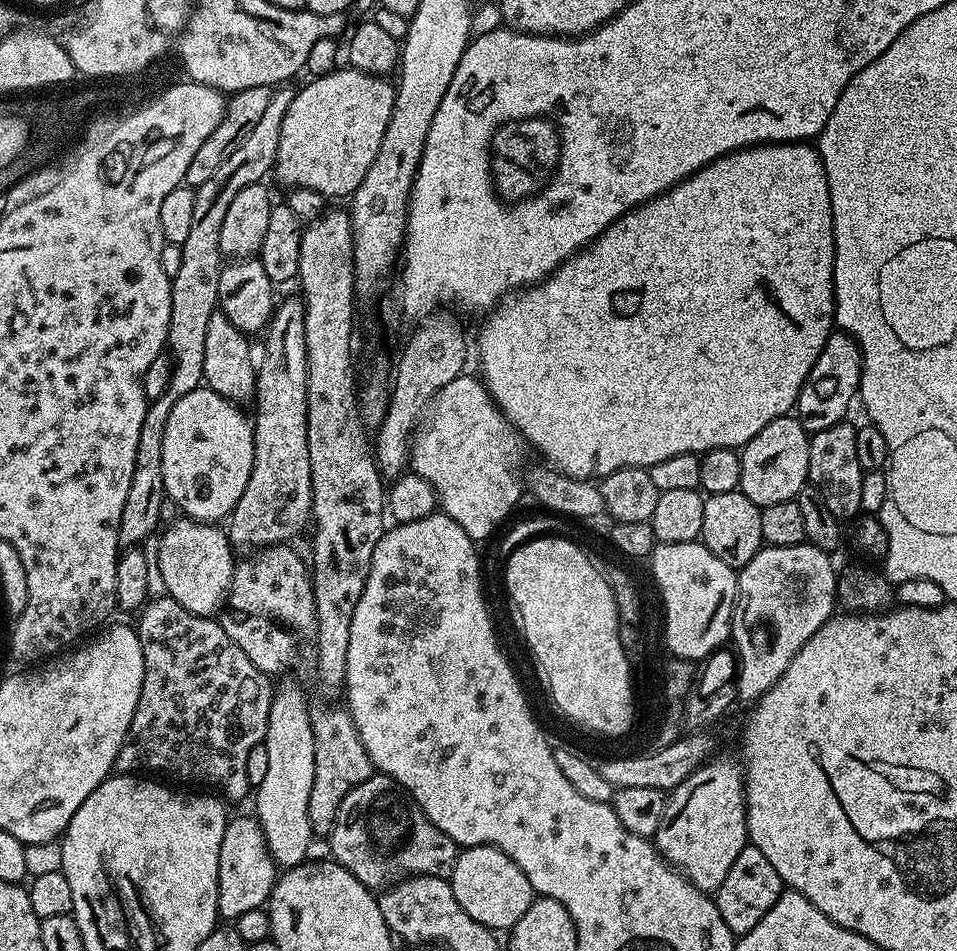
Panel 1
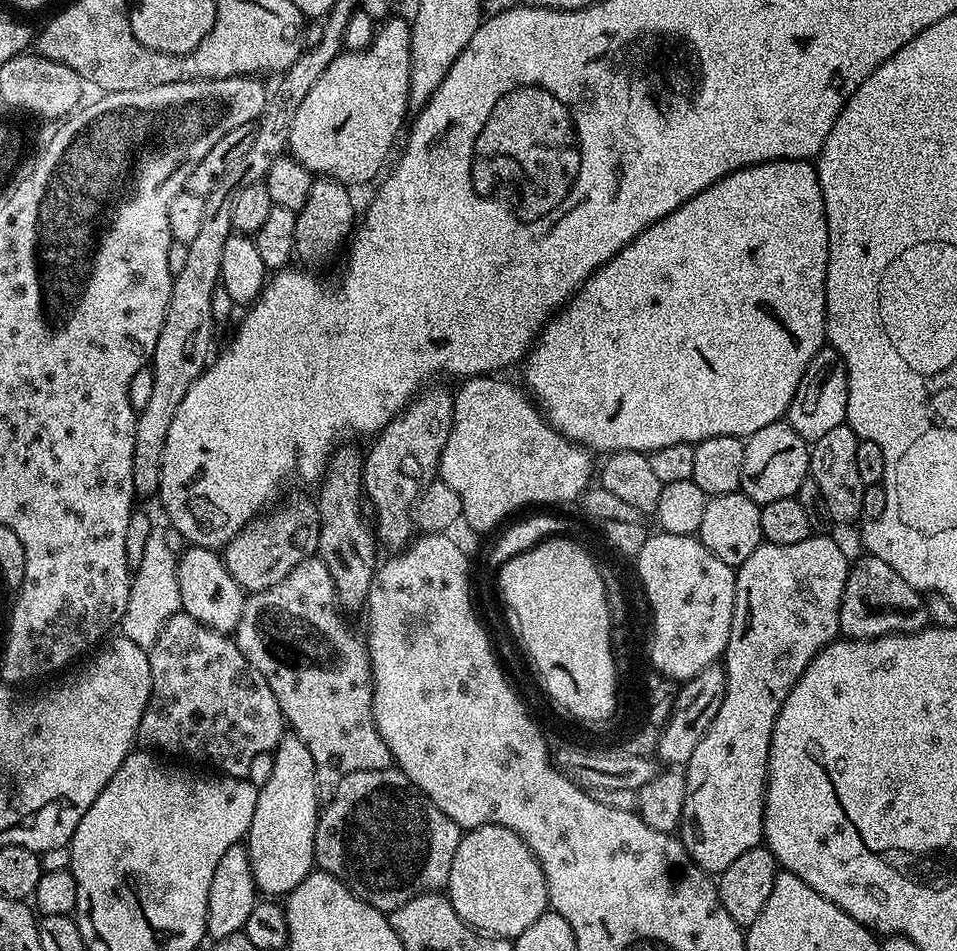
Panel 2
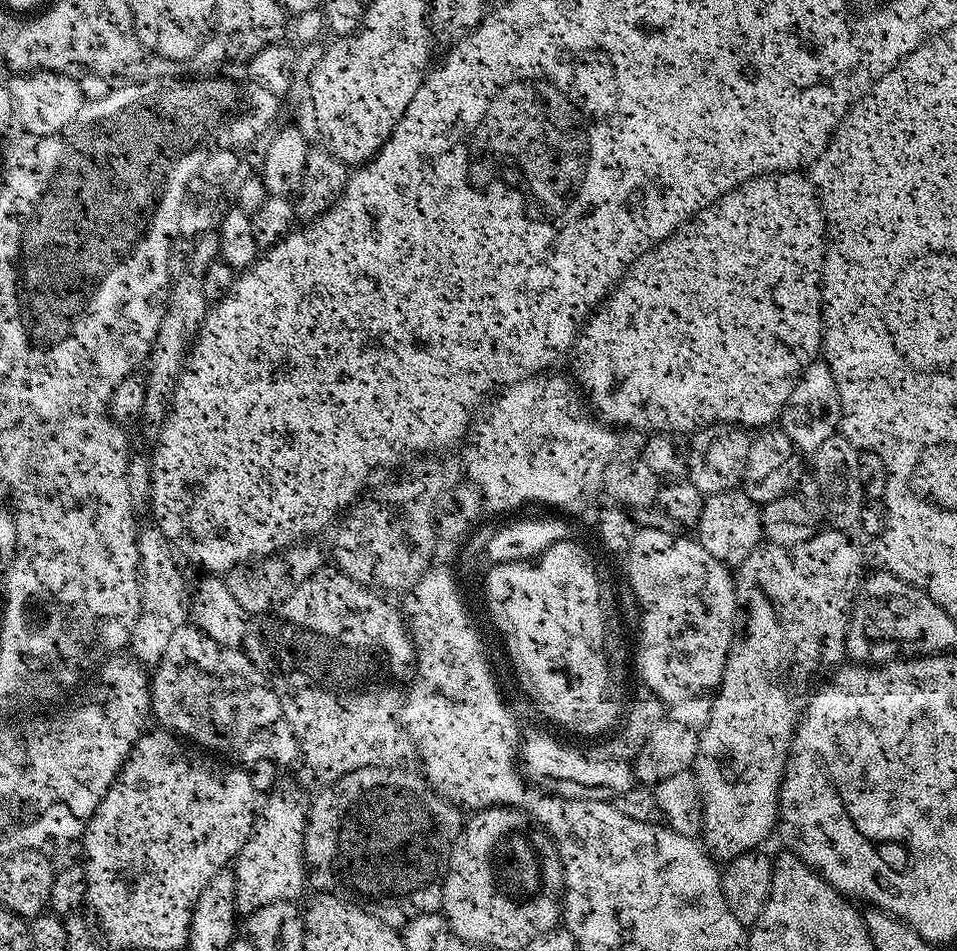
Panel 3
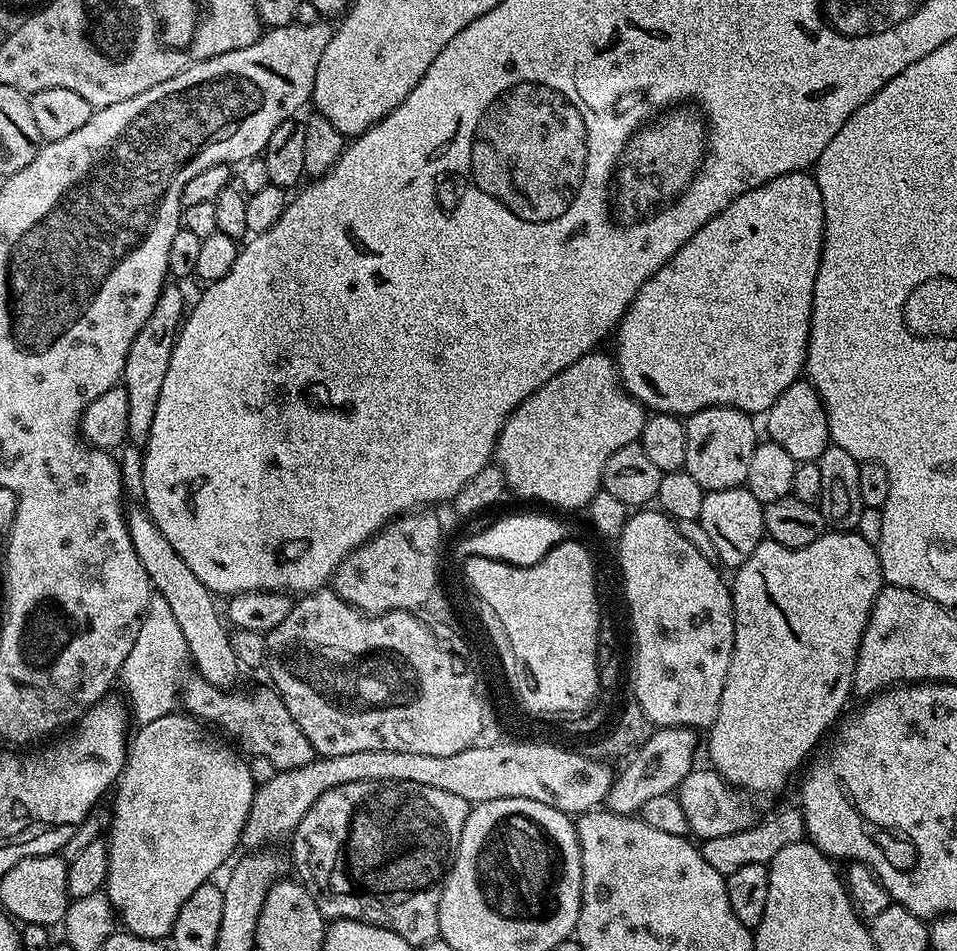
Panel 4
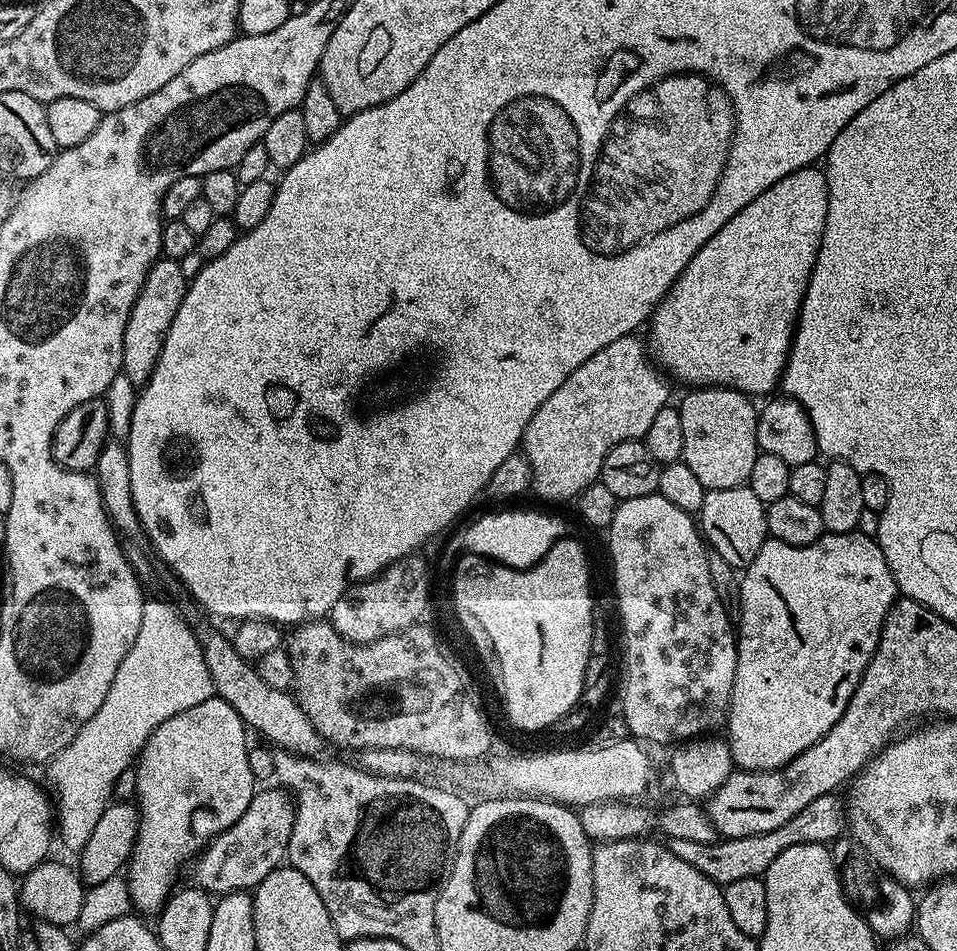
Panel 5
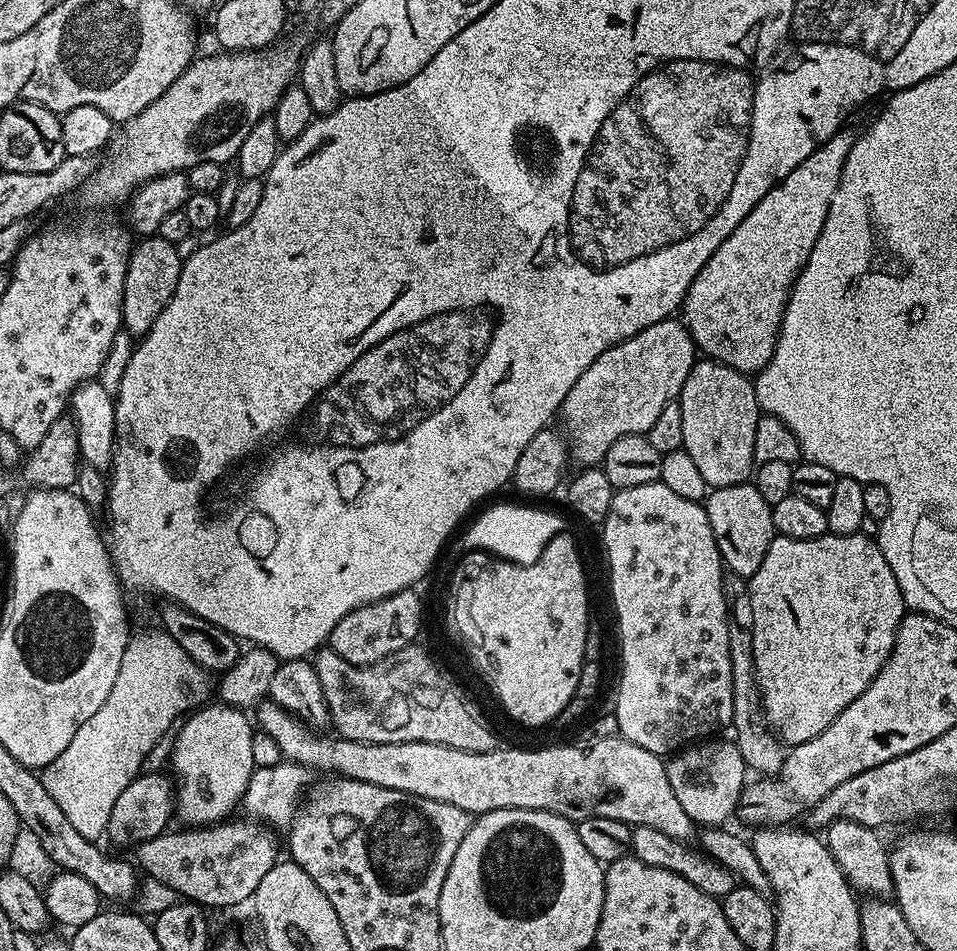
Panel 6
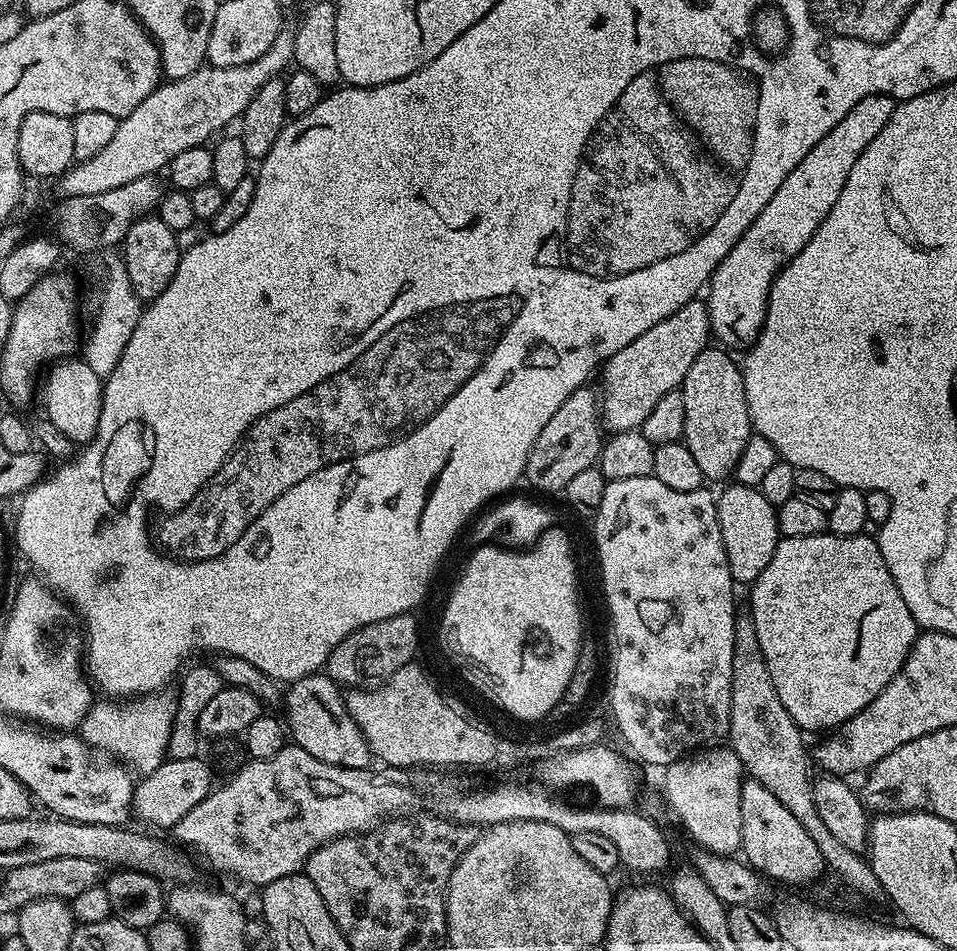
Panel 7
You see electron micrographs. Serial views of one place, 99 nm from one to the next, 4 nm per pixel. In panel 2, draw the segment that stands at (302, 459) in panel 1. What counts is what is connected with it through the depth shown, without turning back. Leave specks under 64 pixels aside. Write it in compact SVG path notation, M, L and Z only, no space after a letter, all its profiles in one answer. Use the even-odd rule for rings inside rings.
M315 499L292 500L282 505L273 516L267 516L249 524L222 549L226 570L248 594L270 590L270 586L285 580L290 570L298 566L298 562L318 553L320 516L316 513Z

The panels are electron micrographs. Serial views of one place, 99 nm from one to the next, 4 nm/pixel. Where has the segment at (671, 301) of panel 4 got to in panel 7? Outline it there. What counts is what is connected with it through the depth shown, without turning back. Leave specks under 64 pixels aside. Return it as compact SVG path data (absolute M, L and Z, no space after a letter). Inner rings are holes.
M883 94L862 98L862 102L858 102L858 106L854 106L854 110L850 110L850 114L846 114L846 118L842 118L842 122L838 122L838 126L834 126L834 130L830 130L830 134L826 134L826 138L819 140L814 146L814 150L810 150L810 154L806 154L806 158L802 158L802 162L798 162L798 166L794 166L794 170L790 170L786 182L782 182L782 186L778 186L774 198L770 198L770 202L766 202L766 210L762 210L762 214L758 214L758 218L754 218L754 222L744 231L742 238L730 250L730 254L726 254L726 258L722 258L720 265L713 270L712 279L706 288L708 317L712 323L711 335L715 339L717 336L721 340L717 341L725 349L737 350L736 348L740 347L743 349L745 346L756 343L756 336L766 318L768 295L772 289L774 278L788 261L798 255L806 246L806 242L810 242L810 238L814 238L814 234L818 230L818 226L822 226L826 214L830 214L830 210L834 210L834 202L838 202L838 194L842 194L842 186L846 186L846 178L850 178L850 170L853 168L854 162L858 162L858 154L862 154L862 150L866 146L870 146L870 142L874 142L874 138L881 132L882 126L886 126L886 122L890 122L890 114L894 114L896 105L897 101L893 100L891 96Z

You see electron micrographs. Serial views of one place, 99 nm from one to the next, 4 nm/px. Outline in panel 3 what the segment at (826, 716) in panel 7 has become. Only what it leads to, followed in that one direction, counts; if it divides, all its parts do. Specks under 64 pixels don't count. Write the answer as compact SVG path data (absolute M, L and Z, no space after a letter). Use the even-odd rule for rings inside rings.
M820 530L814 538L806 542L798 542L798 546L778 546L767 542L761 543L759 548L735 569L736 581L736 611L738 613L738 631L736 639L732 641L724 673L720 679L718 691L711 697L712 709L710 718L706 722L706 730L702 730L702 738L698 742L698 754L694 771L696 781L700 783L700 797L704 799L704 826L702 829L702 843L708 850L708 855L720 862L727 862L738 858L747 852L757 851L760 844L768 835L775 833L780 819L780 787L784 781L784 771L788 765L788 755L792 752L792 736L800 724L800 717L808 706L809 699L817 683L816 675L820 668L825 674L831 673L837 666L845 663L844 647L846 646L846 630L848 618L852 614L852 606L860 594L860 584L864 581L866 567L864 556L860 548L851 540L849 533L844 530Z

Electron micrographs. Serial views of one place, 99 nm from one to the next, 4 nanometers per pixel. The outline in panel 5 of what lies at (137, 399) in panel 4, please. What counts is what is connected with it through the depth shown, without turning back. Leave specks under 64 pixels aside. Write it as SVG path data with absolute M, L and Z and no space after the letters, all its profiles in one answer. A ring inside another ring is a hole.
M157 260L146 274L146 282L142 282L142 290L130 310L130 318L126 318L126 334L122 334L122 372L135 386L143 386L150 378L162 354L170 322L174 322L174 314L178 314L178 306L182 306L182 298L190 283L189 277L184 277L184 267L179 260Z

